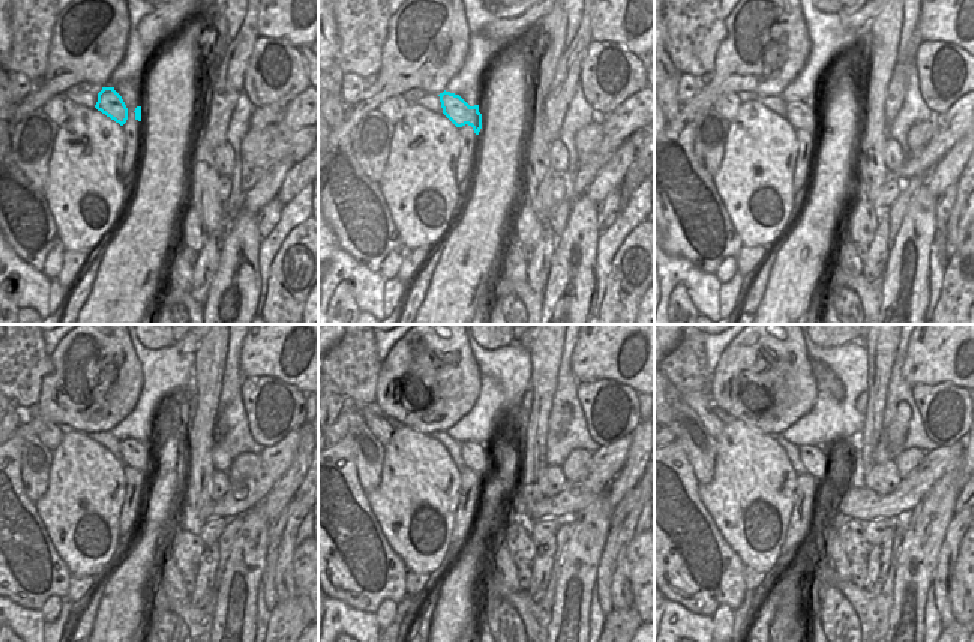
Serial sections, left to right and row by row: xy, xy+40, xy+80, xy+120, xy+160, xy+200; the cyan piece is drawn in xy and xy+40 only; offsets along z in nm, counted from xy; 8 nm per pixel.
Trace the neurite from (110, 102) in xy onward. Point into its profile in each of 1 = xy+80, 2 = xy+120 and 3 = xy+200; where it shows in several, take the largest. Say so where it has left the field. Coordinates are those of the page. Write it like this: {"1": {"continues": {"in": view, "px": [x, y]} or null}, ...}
{"1": {"continues": {"in": "xy+80", "px": [800, 114]}}, "2": {"continues": {"in": "xy+120", "px": [135, 453]}}, "3": {"continues": {"in": "xy+200", "px": [818, 464]}}}

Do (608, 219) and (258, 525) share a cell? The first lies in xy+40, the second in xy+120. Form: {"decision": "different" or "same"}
{"decision": "different"}

